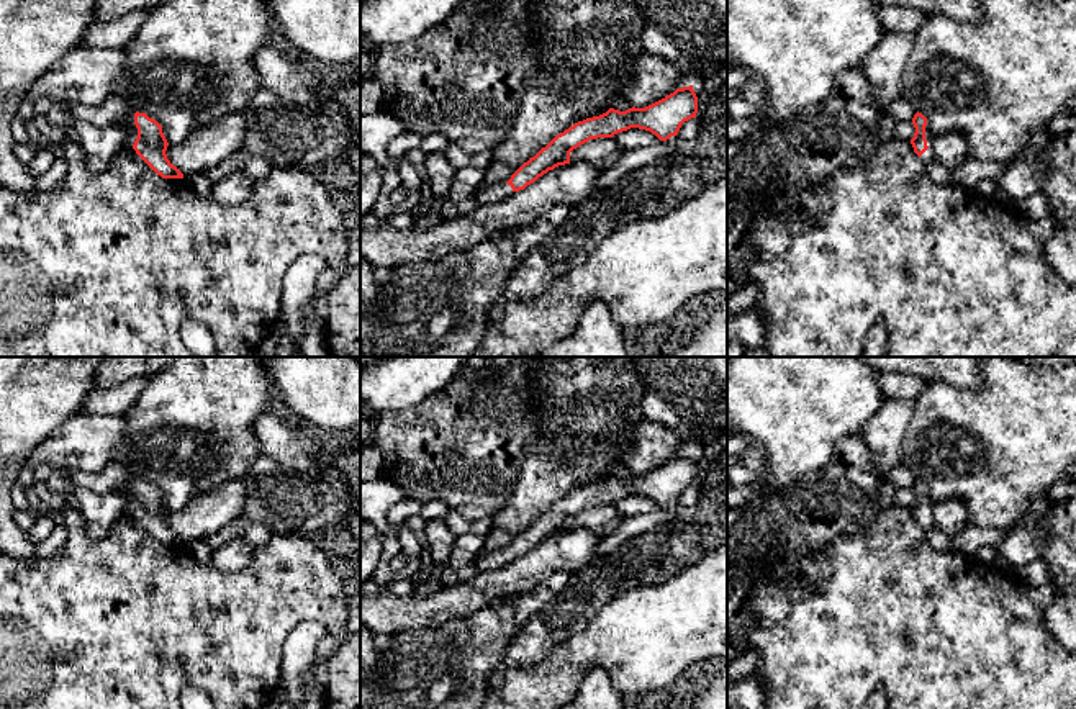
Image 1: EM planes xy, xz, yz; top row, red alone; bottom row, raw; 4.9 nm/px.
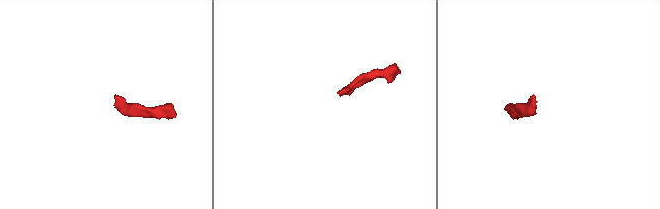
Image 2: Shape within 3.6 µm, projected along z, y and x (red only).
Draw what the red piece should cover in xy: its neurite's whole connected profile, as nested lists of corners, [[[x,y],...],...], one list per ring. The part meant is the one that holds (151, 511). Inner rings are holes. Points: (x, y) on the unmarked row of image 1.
[[[131,480],[120,490],[128,494],[124,517],[142,526],[162,545],[183,545],[183,540],[167,526],[167,506],[162,493],[146,480]]]

